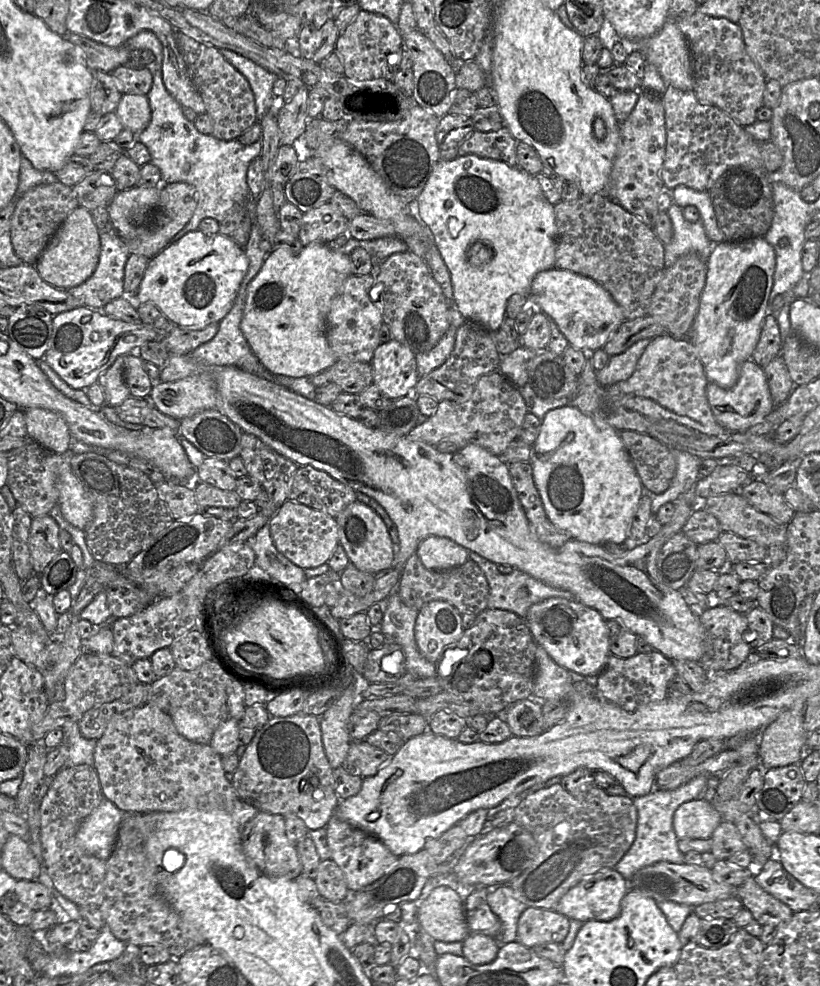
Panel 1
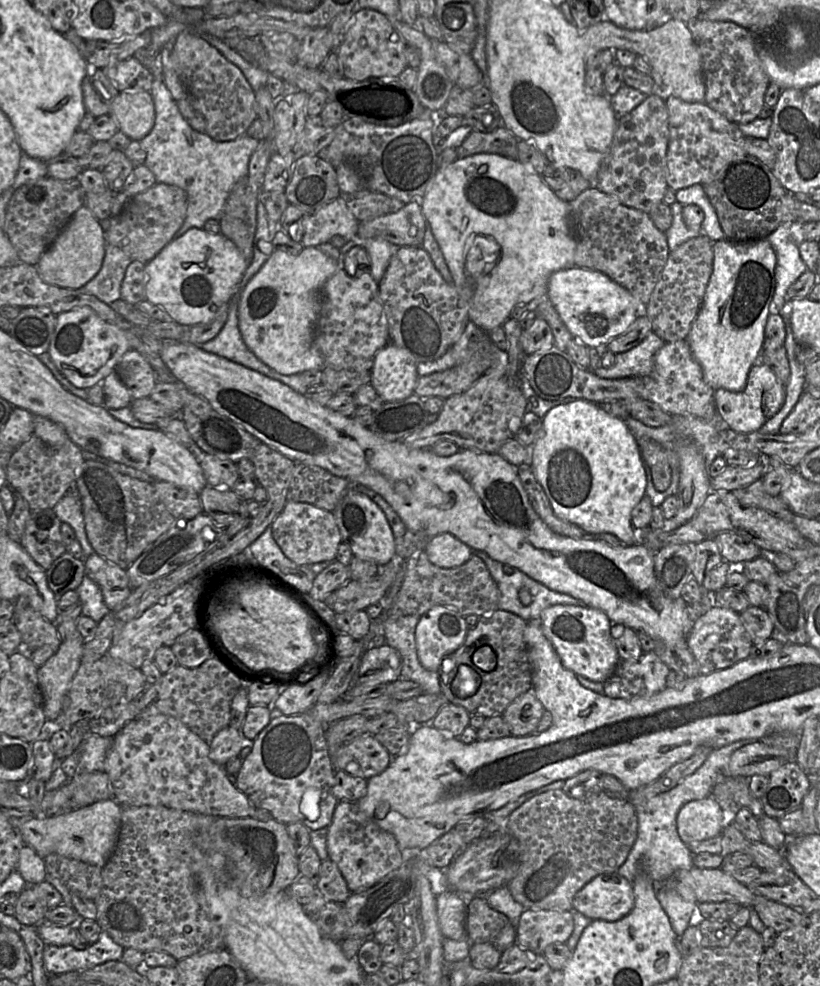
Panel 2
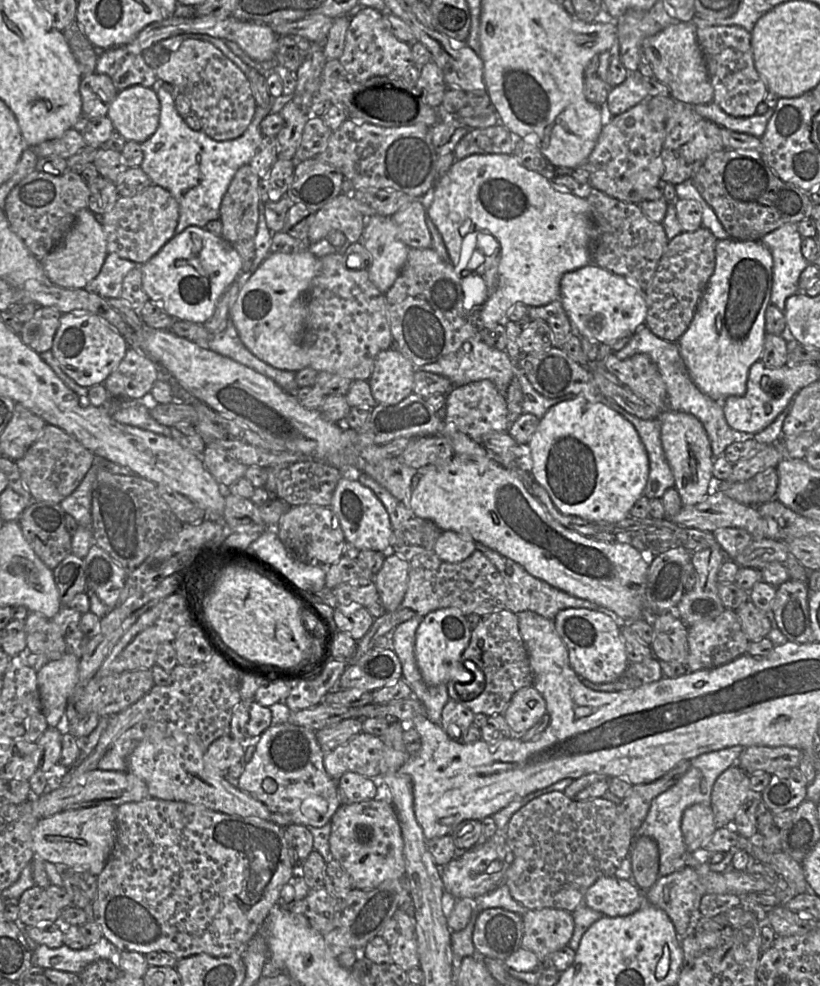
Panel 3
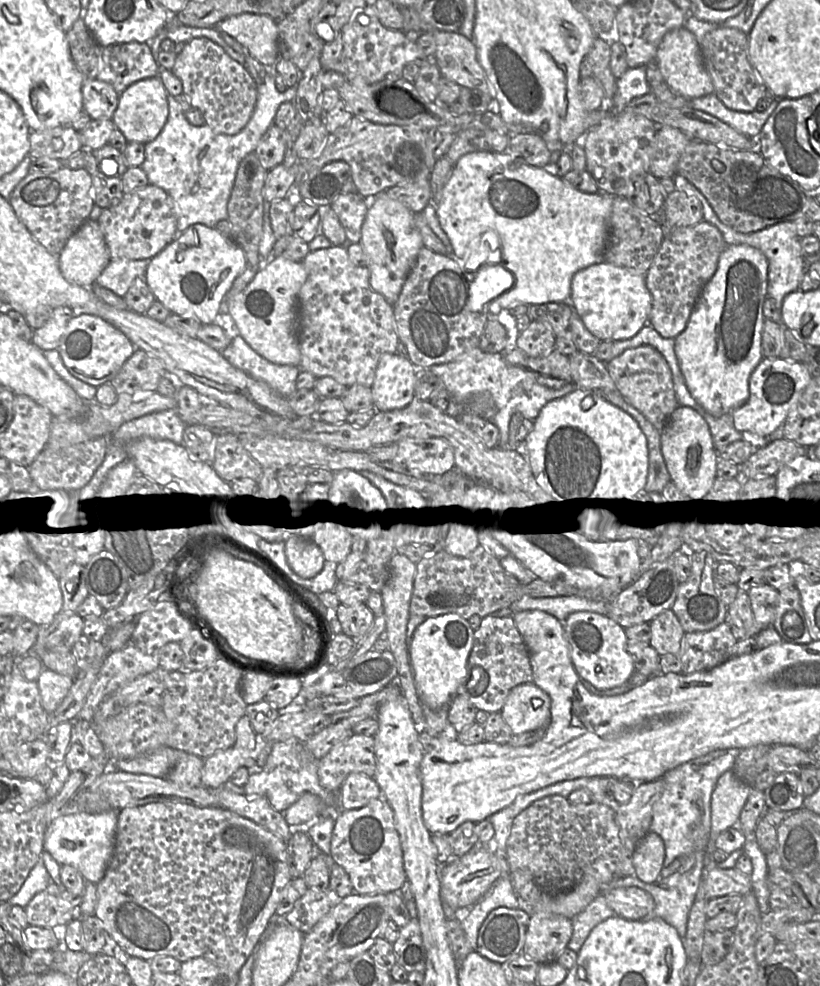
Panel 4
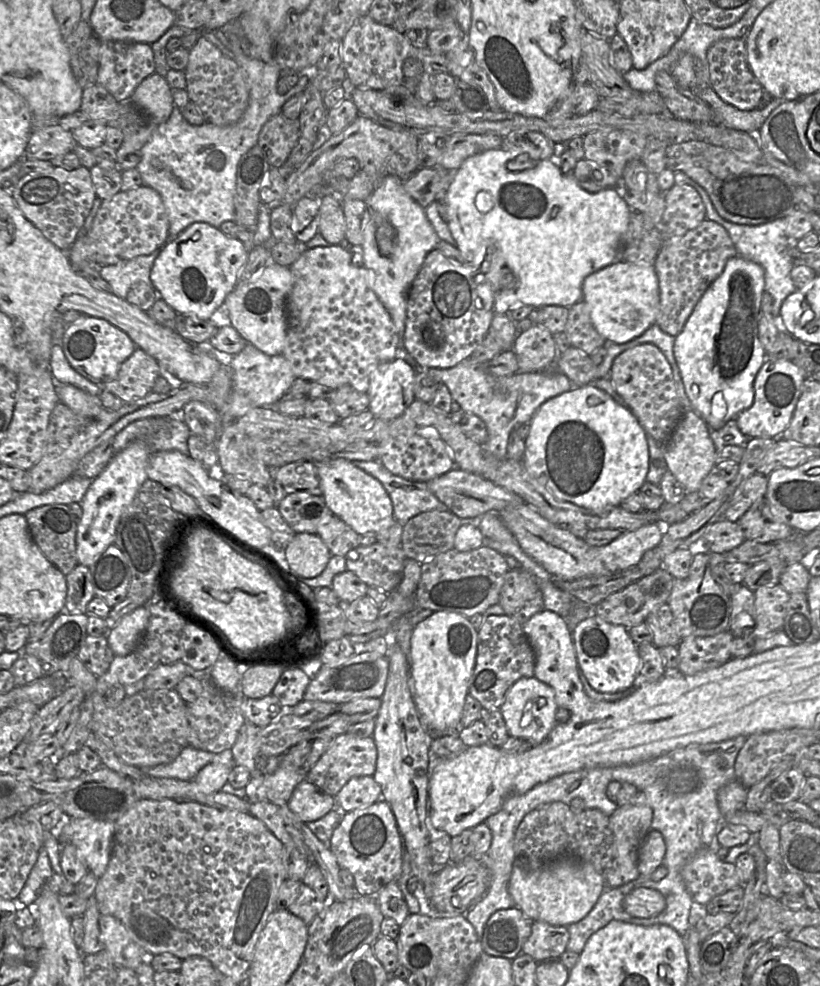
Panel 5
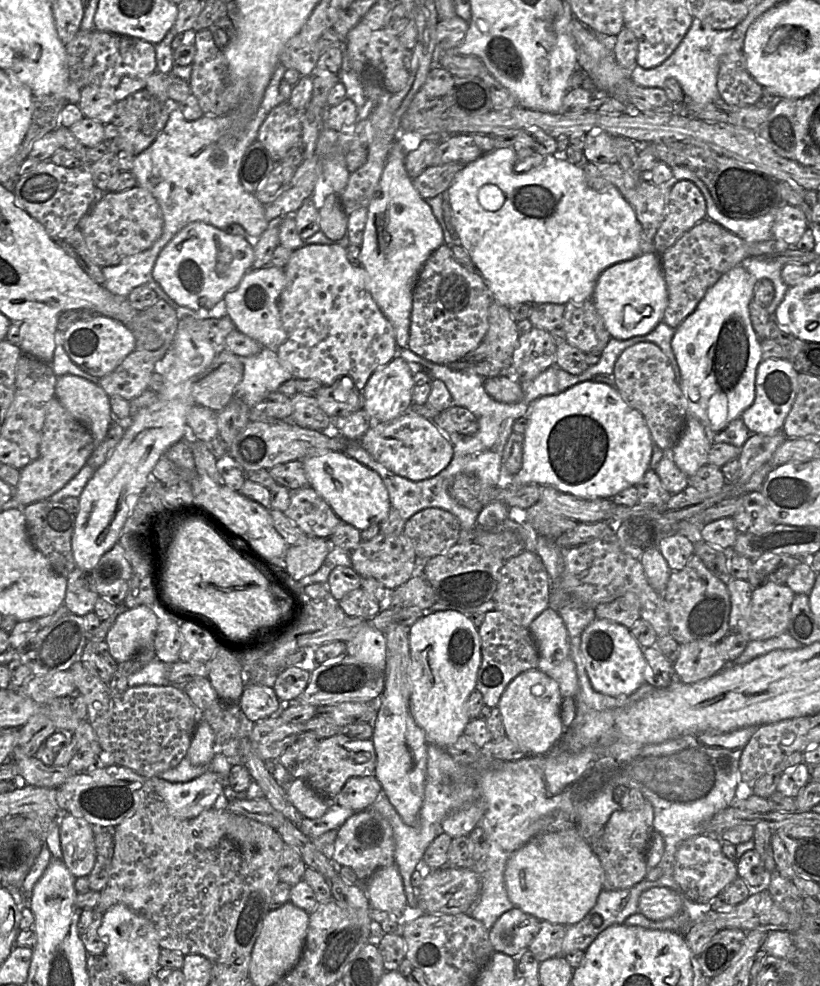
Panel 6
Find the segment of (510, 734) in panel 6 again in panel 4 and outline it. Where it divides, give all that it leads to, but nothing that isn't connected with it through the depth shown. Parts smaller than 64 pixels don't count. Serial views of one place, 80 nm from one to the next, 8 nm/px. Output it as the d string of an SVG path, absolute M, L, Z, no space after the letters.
M533 682L517 685L509 692L500 713L514 735L549 725L551 698Z

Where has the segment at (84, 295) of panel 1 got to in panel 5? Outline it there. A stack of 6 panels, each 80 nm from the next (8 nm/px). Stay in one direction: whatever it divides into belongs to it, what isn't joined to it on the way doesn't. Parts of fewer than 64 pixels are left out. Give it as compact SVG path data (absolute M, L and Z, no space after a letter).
M158 248L148 255L141 255L116 264L101 266L101 277L109 283L112 293L126 299L129 290L137 283L152 286L150 272L153 262L162 248Z

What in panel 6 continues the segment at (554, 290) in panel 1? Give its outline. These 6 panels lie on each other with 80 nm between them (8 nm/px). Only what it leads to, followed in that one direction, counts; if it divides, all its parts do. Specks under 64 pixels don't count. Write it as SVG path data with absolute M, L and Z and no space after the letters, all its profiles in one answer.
M643 253L606 268L598 277L592 301L612 338L627 340L650 333L662 322L668 305L668 291L660 255Z

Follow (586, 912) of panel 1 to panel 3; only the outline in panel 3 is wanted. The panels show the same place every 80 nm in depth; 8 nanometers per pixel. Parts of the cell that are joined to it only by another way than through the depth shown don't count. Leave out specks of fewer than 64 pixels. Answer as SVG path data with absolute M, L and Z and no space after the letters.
M606 876L587 889L584 904L605 916L626 916L643 905L643 894L630 880Z

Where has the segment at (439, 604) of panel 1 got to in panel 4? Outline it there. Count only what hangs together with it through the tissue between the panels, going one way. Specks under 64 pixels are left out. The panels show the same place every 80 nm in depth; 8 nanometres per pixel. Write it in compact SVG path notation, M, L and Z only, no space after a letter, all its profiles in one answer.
M455 613L429 617L416 628L409 643L409 655L420 702L432 710L451 703L467 674L473 644L474 630L470 623Z

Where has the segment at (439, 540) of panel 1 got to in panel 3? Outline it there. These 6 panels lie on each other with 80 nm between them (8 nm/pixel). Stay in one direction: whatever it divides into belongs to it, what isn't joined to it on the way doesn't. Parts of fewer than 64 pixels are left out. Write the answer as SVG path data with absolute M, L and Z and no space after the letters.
M442 531L433 552L444 562L460 563L476 550L476 542L470 537L462 537L454 531Z

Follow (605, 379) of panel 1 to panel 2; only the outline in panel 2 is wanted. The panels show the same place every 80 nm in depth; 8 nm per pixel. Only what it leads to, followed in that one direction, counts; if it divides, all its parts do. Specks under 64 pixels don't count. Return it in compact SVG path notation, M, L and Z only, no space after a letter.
M652 331L630 350L615 354L615 362L612 367L599 367L593 373L605 379L648 376L653 371L653 358L655 353L665 343L664 340Z

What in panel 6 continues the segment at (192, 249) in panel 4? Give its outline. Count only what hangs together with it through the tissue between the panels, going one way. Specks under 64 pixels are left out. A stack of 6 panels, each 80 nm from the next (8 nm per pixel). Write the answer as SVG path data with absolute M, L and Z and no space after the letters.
M194 221L181 229L160 251L152 275L165 293L193 311L210 310L233 290L252 269L254 241L235 236L205 222Z

